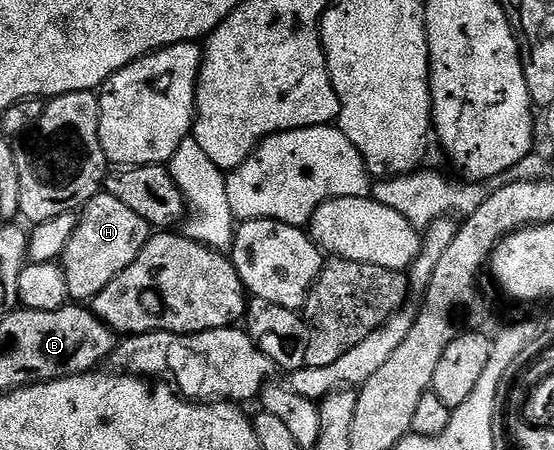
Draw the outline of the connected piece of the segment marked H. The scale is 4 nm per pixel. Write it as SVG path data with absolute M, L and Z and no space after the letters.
M107 194L96 195L90 203L85 204L79 212L77 228L71 233L66 249L59 262L67 277L69 298L73 301L92 301L96 295L103 293L135 257L147 245L151 228L147 221L139 217L123 201Z

